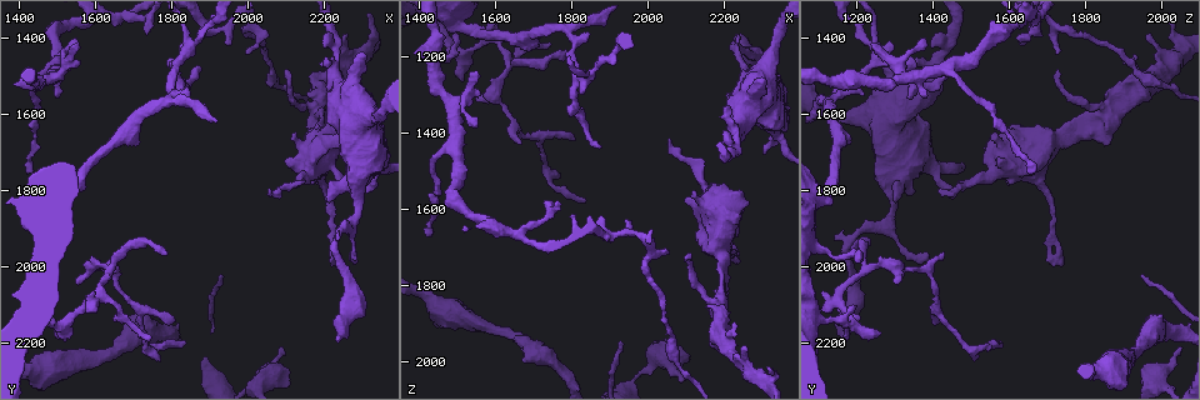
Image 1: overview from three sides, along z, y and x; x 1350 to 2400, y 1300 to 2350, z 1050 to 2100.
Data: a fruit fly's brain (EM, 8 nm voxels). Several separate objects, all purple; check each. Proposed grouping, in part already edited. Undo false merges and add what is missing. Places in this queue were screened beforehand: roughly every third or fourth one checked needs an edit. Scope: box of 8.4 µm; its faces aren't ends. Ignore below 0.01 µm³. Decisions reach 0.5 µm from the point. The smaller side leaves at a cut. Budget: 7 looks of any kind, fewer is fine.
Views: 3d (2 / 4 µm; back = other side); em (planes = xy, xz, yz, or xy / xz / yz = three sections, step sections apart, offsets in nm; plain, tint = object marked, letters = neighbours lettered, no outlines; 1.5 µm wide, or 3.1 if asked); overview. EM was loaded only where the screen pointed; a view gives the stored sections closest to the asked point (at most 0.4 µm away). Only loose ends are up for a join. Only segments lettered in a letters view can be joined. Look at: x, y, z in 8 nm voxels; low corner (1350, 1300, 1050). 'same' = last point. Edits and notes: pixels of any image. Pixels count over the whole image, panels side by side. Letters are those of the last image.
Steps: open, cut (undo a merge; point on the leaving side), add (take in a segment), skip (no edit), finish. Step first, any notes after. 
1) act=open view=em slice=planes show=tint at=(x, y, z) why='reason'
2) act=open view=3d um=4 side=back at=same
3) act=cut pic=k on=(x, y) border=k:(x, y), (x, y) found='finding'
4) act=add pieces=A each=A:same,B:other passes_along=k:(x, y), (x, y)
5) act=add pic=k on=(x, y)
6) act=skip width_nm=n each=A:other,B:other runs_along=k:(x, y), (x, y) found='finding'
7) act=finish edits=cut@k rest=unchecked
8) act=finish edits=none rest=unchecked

act=open view=3d um=4 at=(2230, 1470, 1905)

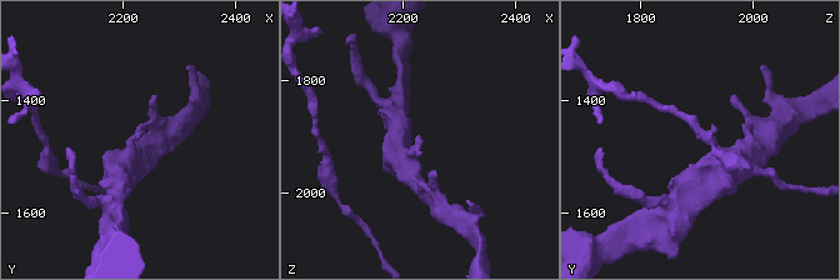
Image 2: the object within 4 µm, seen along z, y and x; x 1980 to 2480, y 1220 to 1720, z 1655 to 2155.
act=open view=em slice=planes show=letters at=(2230, 1460, 1895) why='shape alone is not enough'

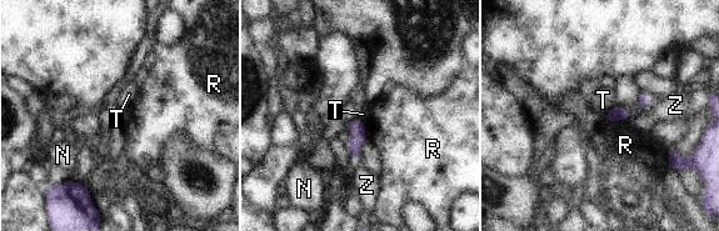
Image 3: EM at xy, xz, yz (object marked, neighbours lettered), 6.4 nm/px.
act=skip each=N:other,R:other,T:other,Z:other found='no lettered segment goes on from it'

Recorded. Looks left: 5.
act=open view=em slice=planes show=plain at=(1990, 1440, 1730) why='an open end'

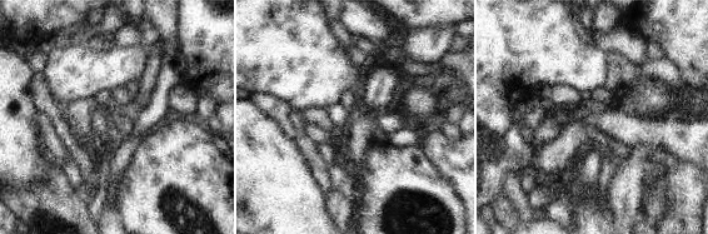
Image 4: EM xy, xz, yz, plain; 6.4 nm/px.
act=open view=em slice=planes show=letters at=same

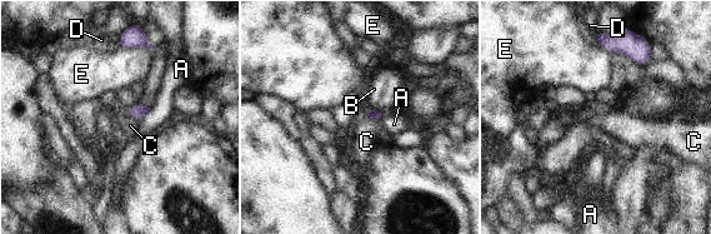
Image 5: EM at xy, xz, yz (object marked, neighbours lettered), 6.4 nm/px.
act=skip each=A:other,B:other,C:other,D:other,E:other border=5:(365, 115), (380, 119) found='none of them fits'

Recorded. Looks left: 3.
act=open view=3d um=4 at=(1790, 1970, 1190) why='an open end'

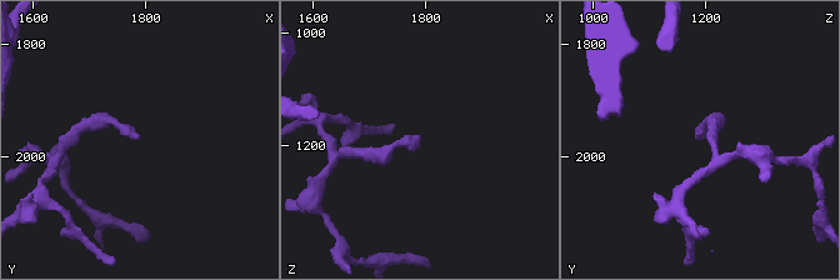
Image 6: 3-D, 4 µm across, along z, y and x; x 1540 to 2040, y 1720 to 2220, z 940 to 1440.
act=open view=em slice=planes show=letters at=(1795, 1975, 1185)

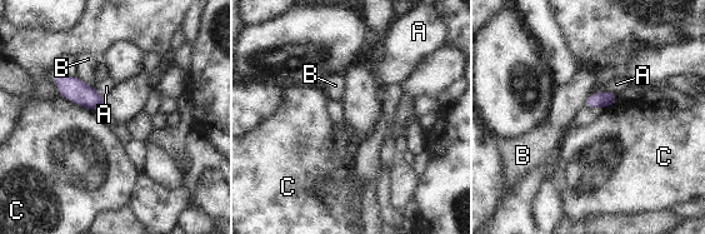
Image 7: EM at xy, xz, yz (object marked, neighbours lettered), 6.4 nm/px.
act=skip width_nm=90 each=A:other,B:other,C:other border=7:(60, 95), (91, 110) found='no lettered segment goes on from it'

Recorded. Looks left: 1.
act=finish edits=none rest=unchecked

